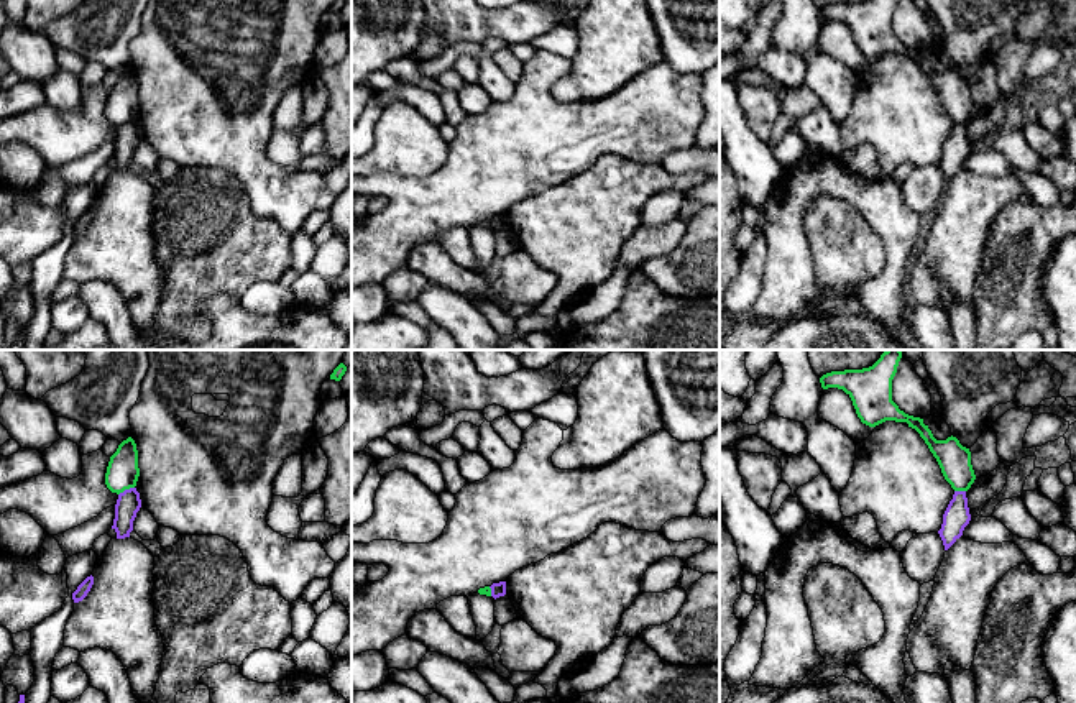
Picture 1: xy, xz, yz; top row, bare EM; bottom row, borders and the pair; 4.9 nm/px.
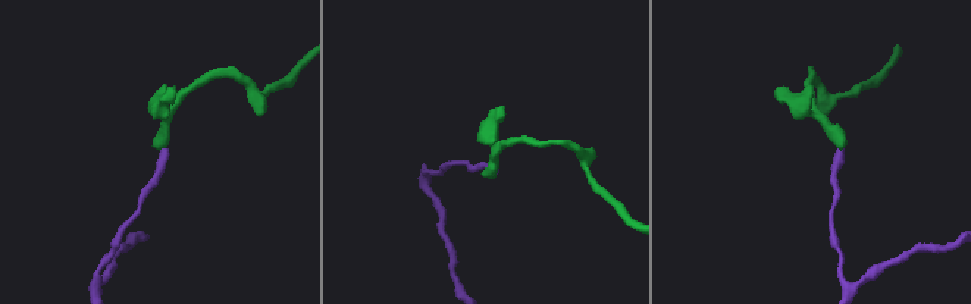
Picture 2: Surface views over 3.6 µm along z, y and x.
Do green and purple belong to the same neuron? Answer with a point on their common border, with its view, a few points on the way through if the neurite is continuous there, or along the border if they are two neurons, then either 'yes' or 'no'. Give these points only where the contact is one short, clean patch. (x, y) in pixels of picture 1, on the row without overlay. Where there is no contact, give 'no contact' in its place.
meets green in xy at (125, 120); border along xy (133, 119), (119, 127); no

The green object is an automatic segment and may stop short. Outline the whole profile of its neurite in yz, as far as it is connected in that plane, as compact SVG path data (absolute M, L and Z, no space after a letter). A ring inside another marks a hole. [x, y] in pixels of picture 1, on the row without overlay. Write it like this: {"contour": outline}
{"contour": "M862 0L831 3L820 10L821 20L843 21L853 33L862 56L876 59L885 53L907 54L936 90L945 112L954 123L968 123L976 112L971 84L956 69L936 72L923 51L905 46L892 33L892 11L897 0Z"}

